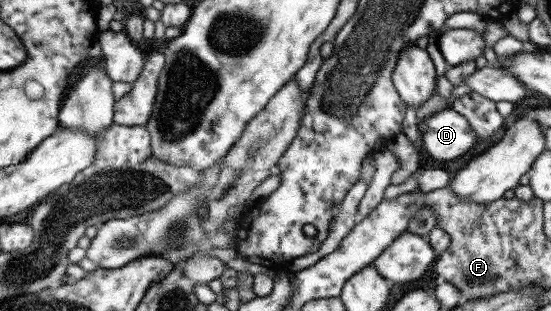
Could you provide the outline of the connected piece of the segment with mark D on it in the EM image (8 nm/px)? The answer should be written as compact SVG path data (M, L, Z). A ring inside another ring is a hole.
M451 108L432 112L418 122L417 128L425 152L444 164L465 154L477 141L469 123Z

